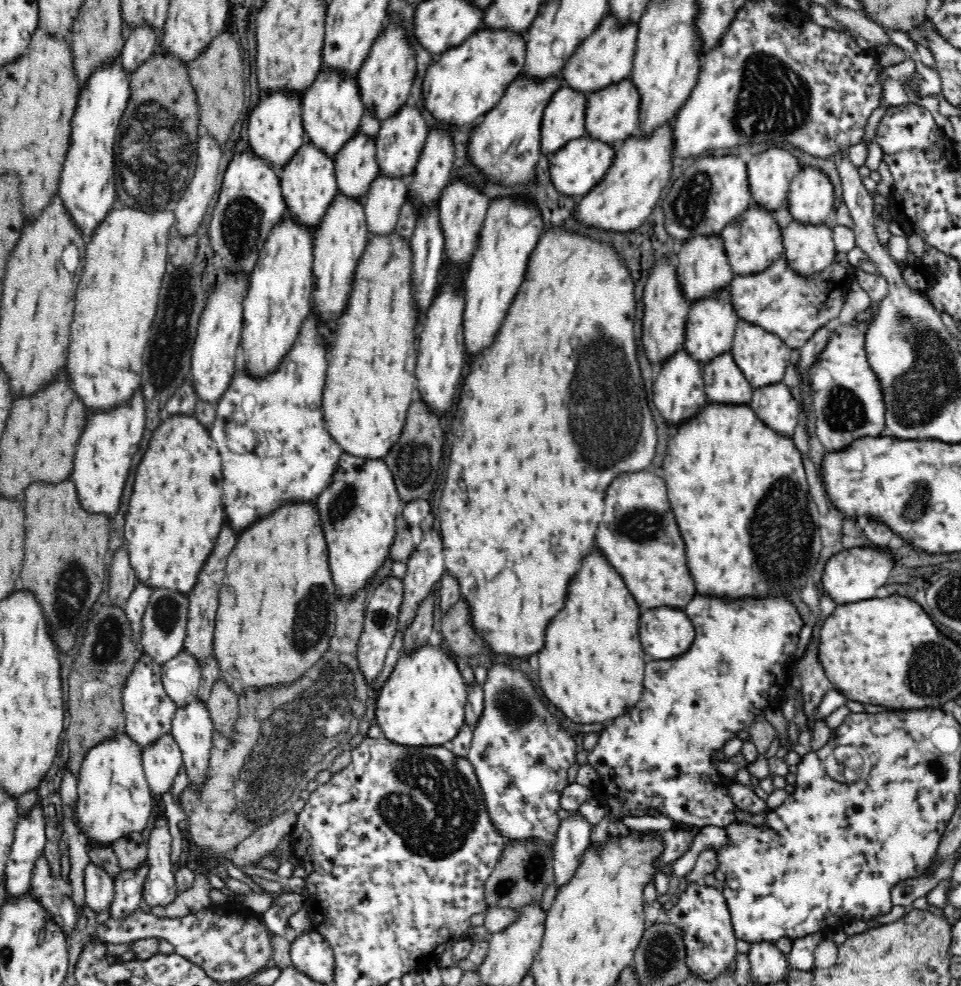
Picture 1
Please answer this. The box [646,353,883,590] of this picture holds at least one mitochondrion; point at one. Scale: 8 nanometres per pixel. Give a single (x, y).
(844, 412)

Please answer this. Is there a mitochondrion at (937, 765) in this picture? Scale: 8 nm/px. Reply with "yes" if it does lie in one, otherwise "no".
yes

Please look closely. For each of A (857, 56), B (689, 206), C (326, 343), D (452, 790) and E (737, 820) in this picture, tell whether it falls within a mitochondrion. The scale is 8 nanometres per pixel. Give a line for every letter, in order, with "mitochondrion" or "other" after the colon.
A: other
B: mitochondrion
C: other
D: mitochondrion
E: other

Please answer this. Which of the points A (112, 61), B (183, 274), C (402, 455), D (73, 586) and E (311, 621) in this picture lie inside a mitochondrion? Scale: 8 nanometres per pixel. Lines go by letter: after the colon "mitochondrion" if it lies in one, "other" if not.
A: other
B: mitochondrion
C: mitochondrion
D: mitochondrion
E: mitochondrion

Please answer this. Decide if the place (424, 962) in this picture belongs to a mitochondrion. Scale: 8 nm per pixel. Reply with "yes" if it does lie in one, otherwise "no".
no

